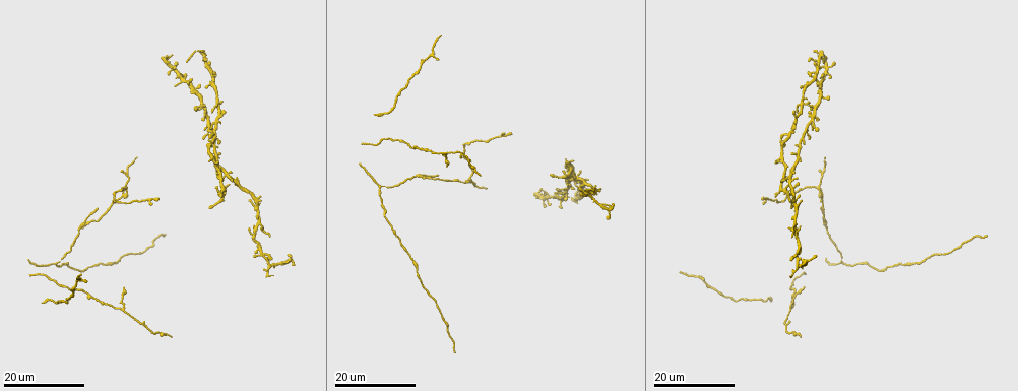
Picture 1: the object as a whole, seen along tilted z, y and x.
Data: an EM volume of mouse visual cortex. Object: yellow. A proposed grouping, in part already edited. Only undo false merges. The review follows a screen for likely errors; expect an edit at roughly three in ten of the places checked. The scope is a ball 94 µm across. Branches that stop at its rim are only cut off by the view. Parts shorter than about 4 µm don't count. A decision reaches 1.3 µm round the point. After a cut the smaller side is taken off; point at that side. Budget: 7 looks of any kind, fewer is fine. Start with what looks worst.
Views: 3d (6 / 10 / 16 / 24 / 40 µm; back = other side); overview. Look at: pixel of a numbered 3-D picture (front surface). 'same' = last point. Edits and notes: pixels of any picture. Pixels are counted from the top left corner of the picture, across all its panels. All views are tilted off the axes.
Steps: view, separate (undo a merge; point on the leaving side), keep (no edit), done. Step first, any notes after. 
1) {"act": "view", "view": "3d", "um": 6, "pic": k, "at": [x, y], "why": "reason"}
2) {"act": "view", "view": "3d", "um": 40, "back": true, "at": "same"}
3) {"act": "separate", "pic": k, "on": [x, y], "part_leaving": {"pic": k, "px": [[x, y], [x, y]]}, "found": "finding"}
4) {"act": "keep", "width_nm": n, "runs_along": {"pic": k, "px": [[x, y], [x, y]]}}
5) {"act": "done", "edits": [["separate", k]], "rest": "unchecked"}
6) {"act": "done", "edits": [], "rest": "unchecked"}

{"act": "view", "view": "3d", "um": 24, "pic": 1, "at": [791, 310], "why": "three-way junction"}

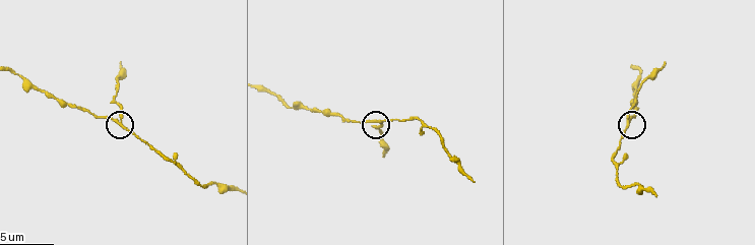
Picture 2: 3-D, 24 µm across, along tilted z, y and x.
{"act": "view", "view": "3d", "um": 10, "pic": 2, "at": [630, 122]}

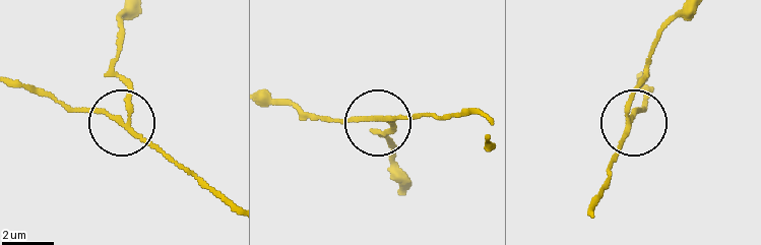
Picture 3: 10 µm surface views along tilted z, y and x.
{"act": "separate", "pic": 3, "on": [132, 85], "width_nm": 170, "part_leaving": {"pic": 3, "px": [[127, 118], [125, 87], [115, 67], [128, 12]]}, "found": "a second neuron is stuck on"}

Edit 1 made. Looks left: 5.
{"act": "view", "view": "overview", "why": "see it whole again"}

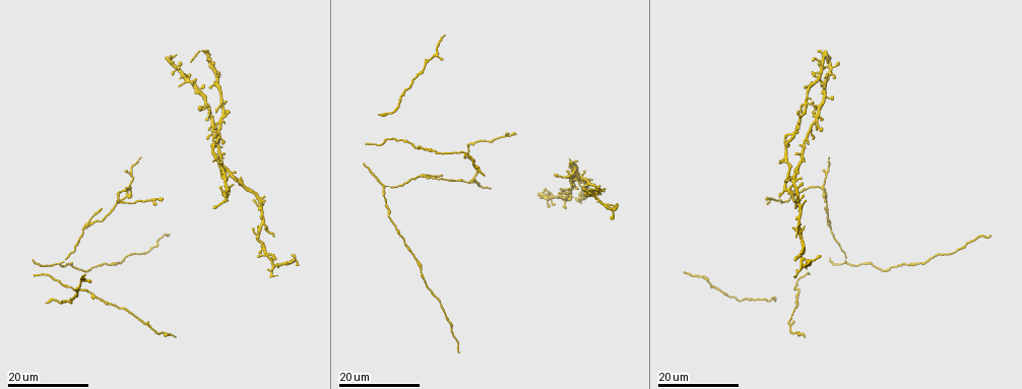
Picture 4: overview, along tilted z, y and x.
{"act": "view", "view": "3d", "um": 16, "pic": 4, "at": [89, 224]}

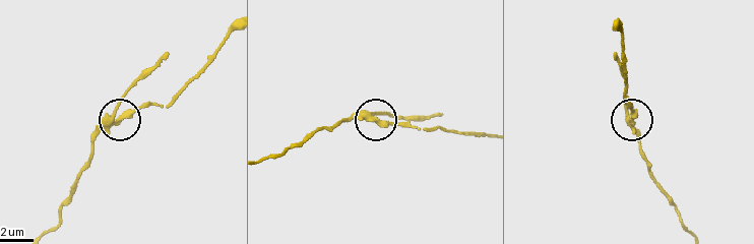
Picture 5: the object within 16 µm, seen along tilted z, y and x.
{"act": "view", "view": "3d", "um": 6, "pic": 5, "at": [112, 118]}

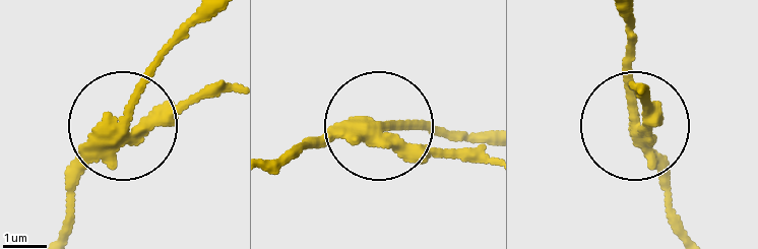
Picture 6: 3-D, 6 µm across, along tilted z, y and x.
{"act": "separate", "pic": 6, "on": [141, 90], "arms": 3, "part_leaving": {"pic": 6, "px": [[97, 144], [139, 82], [205, 20]]}, "found": "a second neuron is stuck on"}

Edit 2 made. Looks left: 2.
{"act": "done", "edits": [["separate", 3], ["separate", 6]], "rest": "unchecked"}

